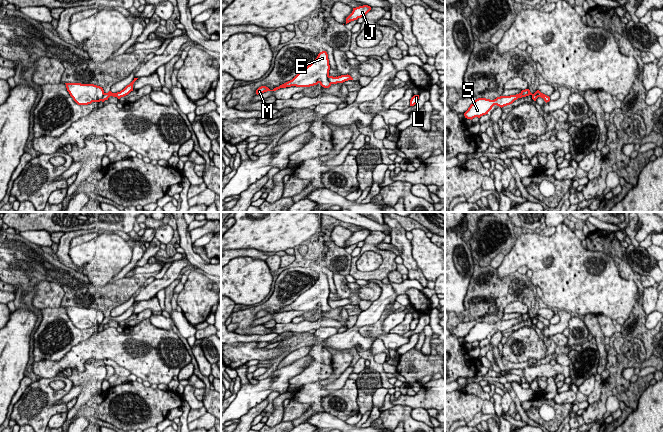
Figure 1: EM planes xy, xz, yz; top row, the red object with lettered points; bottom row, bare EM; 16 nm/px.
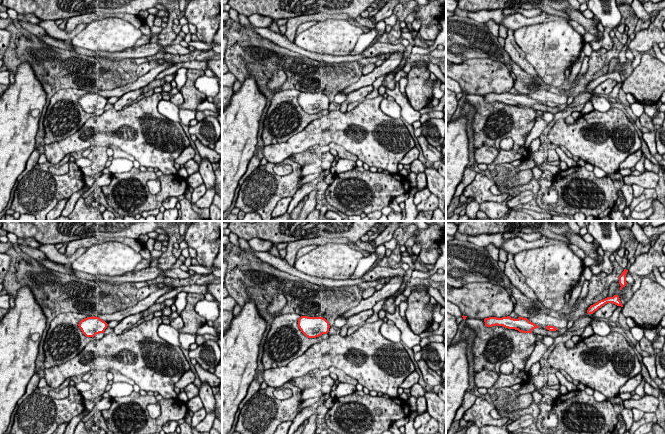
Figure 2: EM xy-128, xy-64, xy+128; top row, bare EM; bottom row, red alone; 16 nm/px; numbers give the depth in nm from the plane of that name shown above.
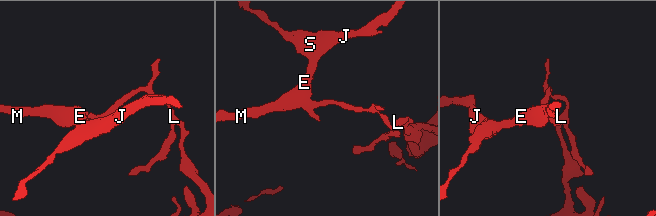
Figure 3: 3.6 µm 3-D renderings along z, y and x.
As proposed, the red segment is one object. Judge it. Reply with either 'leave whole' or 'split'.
split

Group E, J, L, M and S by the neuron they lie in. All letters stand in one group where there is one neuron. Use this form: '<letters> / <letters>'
E J M S / L

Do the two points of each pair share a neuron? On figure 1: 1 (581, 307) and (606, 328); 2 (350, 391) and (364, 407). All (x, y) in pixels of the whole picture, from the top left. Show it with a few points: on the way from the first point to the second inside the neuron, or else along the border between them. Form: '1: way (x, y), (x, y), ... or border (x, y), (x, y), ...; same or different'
1: border (596, 315), (607, 315), (612, 320); different
2: border (355, 380), (359, 413); different

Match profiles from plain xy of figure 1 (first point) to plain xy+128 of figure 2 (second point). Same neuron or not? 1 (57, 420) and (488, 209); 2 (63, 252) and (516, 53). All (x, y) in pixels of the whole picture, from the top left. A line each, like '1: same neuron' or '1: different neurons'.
1: different neurons
2: same neuron

